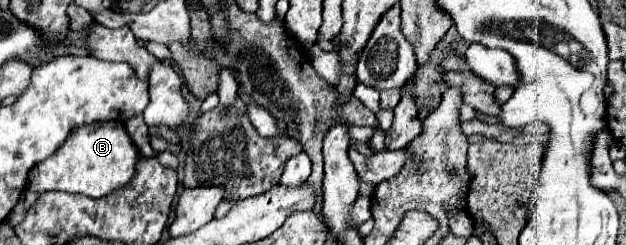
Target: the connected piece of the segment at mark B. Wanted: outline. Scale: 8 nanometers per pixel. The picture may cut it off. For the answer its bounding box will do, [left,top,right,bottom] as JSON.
[28,122,140,198]

